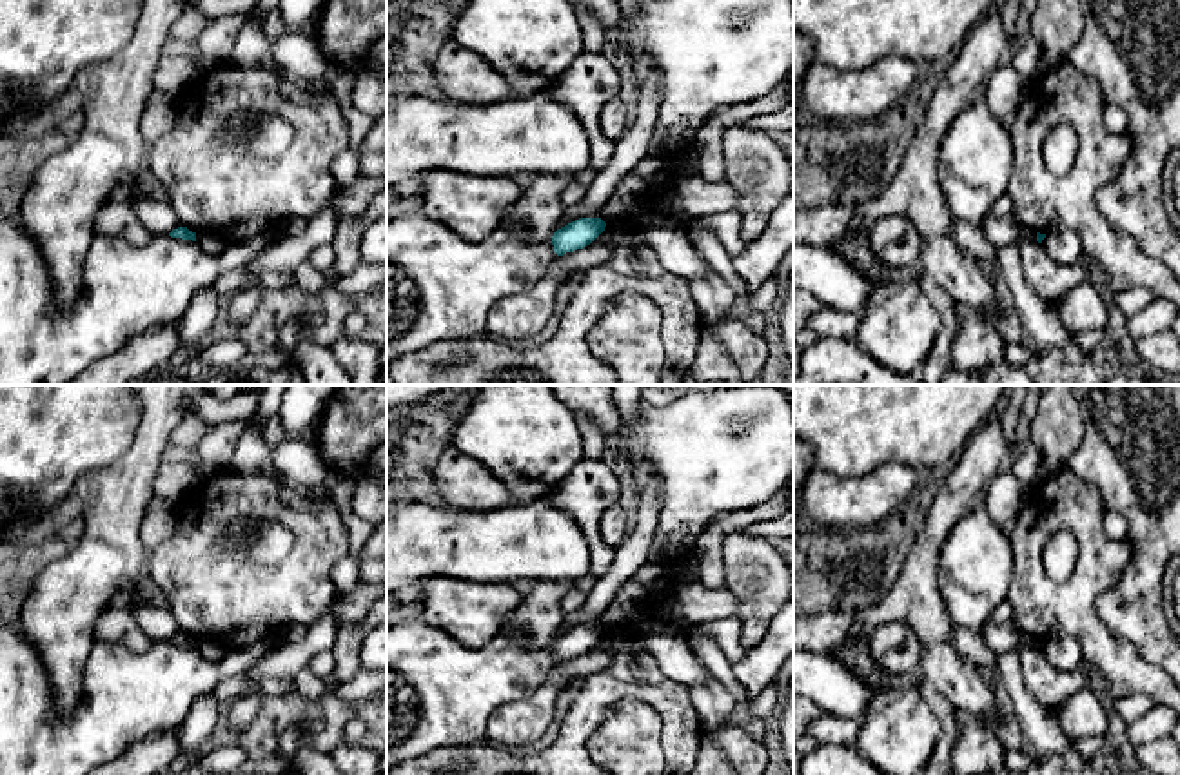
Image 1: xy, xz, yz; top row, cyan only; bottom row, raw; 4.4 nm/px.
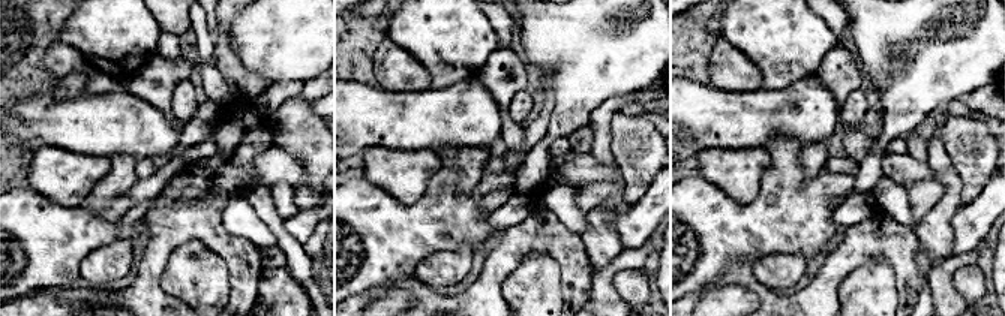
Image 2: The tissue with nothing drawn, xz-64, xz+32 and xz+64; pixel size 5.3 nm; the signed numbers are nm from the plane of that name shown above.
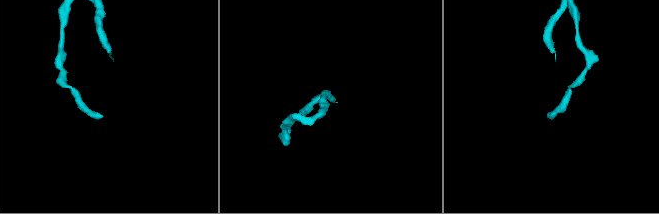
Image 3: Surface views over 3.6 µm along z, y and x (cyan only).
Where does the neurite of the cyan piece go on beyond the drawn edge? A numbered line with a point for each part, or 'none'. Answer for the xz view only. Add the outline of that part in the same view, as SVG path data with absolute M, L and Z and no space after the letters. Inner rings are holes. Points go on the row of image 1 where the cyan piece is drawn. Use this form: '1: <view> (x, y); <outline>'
none

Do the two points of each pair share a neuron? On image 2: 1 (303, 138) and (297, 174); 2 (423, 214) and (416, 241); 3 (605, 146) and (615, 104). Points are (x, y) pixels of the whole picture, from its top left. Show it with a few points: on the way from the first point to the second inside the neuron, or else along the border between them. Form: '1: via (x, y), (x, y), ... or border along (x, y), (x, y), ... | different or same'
1: border along (275, 143), (303, 168), (308, 178), (306, 186) | different
2: via (423, 220), (423, 226), (416, 235) | same
3: via (602, 135), (602, 117), (605, 114) | same

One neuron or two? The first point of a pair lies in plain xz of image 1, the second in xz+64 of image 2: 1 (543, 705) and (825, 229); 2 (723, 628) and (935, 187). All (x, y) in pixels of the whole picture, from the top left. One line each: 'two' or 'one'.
1: two
2: one

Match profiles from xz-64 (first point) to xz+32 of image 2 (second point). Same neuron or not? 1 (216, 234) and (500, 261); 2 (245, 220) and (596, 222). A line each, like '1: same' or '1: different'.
1: same
2: different

